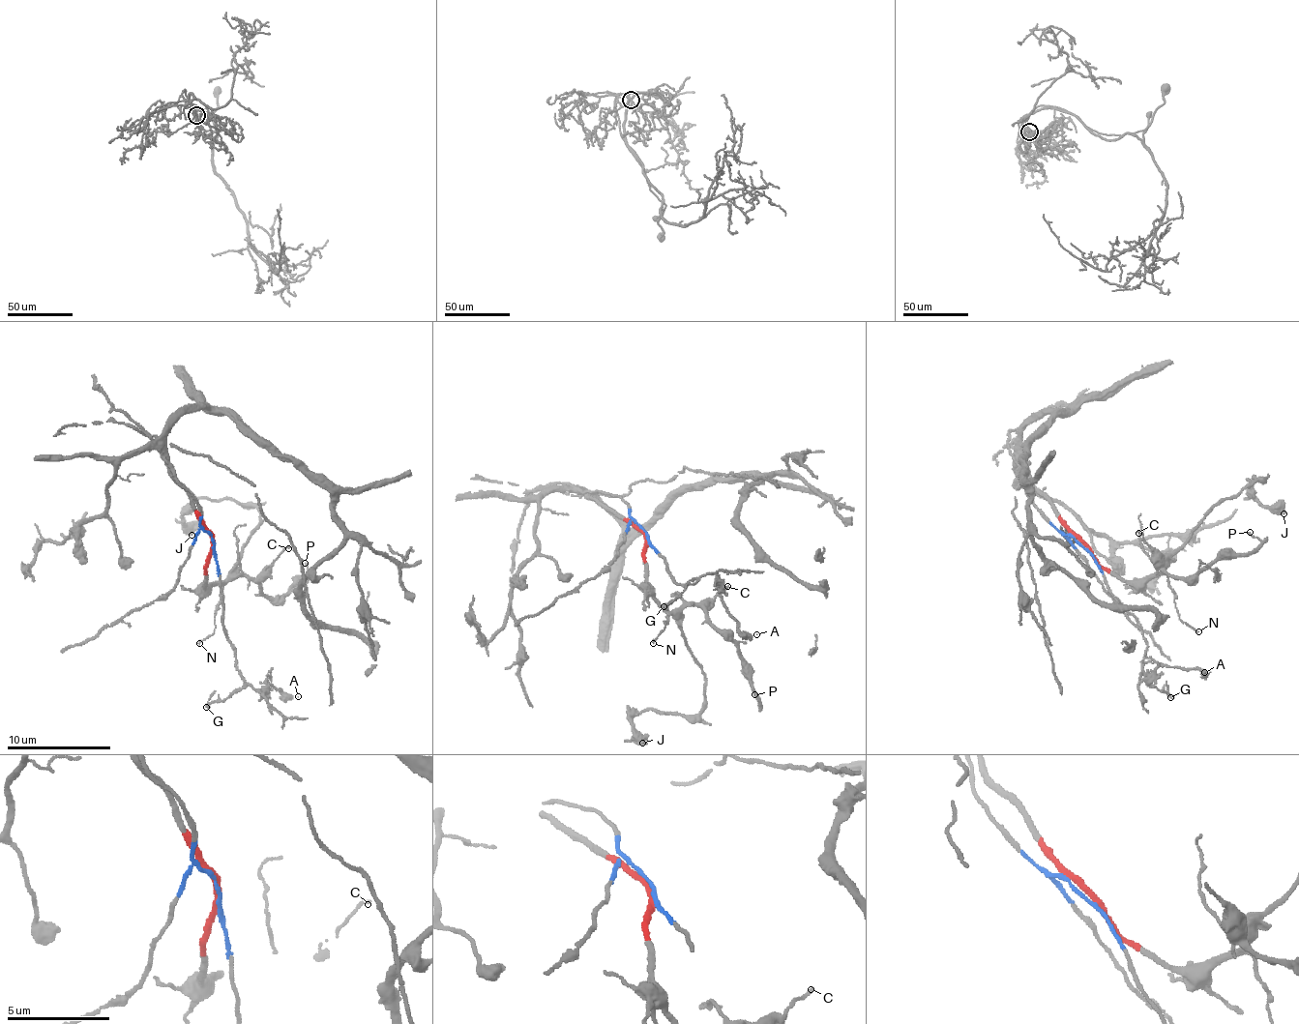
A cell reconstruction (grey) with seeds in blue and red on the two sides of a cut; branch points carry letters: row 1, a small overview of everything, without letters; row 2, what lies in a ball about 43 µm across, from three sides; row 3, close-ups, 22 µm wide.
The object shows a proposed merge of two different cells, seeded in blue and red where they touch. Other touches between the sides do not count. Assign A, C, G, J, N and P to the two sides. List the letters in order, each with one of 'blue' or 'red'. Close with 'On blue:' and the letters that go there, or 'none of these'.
A: blue
C: red
G: blue
J: red
N: red
P: red
On blue: A, G

